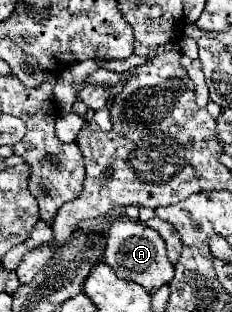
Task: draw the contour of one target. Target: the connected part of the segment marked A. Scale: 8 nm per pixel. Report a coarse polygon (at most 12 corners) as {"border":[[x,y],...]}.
{"border":[[128,218],[108,230],[104,262],[148,294],[170,284],[160,234]]}

